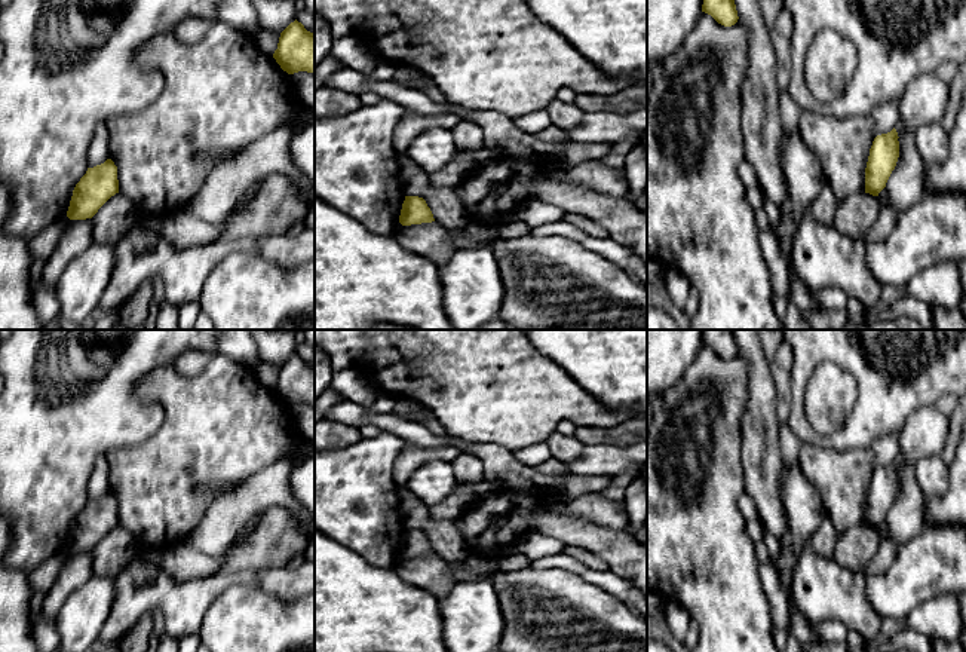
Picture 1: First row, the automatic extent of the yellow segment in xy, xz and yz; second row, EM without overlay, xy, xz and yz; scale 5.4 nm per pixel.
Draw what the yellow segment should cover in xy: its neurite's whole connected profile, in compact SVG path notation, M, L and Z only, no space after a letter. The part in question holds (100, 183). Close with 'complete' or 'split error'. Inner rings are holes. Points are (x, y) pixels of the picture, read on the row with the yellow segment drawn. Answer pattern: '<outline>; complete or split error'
M111 159L88 168L73 190L67 217L70 220L92 218L98 209L119 193L117 166Z; complete

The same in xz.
M405 196L402 203L399 223L402 226L421 224L435 221L426 201L418 196Z; complete

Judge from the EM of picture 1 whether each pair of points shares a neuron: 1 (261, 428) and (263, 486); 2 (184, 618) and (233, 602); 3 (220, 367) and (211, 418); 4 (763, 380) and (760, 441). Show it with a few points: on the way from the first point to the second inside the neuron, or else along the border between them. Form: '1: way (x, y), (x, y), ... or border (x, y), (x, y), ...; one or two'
1: border (294, 467), (287, 459), (279, 459), (244, 480); two
2: border (230, 585), (209, 606), (196, 633); two
3: way (220, 379), (220, 406); one
4: way (761, 395), (760, 426); one

